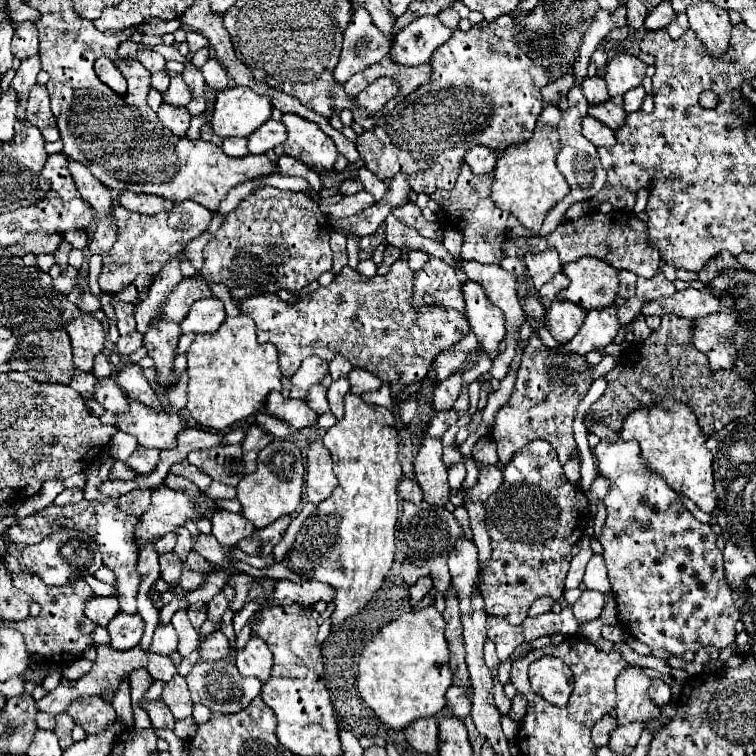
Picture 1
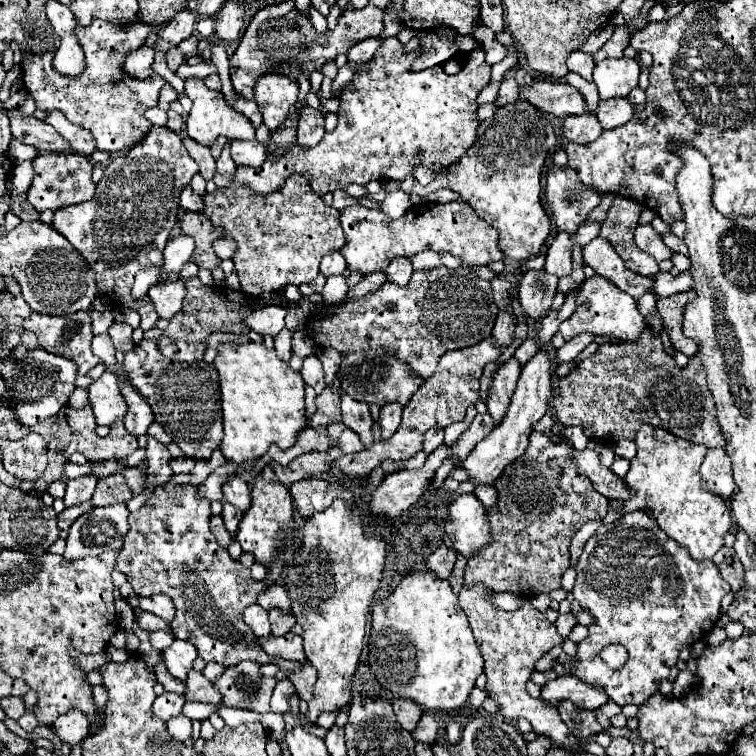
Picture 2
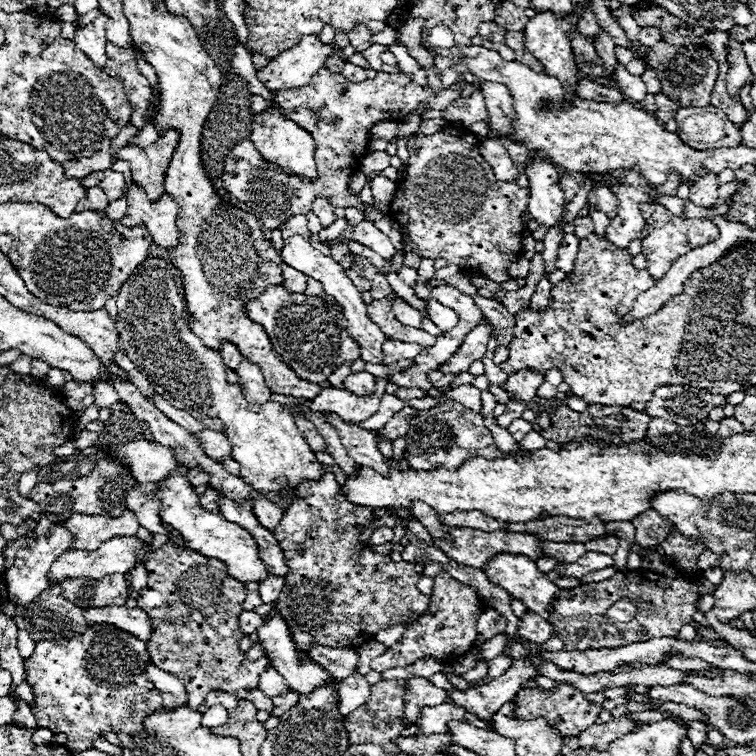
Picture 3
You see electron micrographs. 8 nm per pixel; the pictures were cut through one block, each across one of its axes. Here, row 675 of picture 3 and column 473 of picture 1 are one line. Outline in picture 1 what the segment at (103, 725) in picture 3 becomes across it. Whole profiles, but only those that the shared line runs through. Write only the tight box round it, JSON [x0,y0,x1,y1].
[356,14,554,194]

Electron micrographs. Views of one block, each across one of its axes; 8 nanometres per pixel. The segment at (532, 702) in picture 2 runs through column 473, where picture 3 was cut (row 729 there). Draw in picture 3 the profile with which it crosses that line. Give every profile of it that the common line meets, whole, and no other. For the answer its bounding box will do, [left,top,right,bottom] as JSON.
[578,716,634,748]

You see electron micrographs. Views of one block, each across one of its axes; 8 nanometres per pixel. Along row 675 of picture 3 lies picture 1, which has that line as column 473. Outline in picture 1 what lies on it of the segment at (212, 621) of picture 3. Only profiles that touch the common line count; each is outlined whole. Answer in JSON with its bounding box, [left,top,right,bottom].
[430,162,510,264]

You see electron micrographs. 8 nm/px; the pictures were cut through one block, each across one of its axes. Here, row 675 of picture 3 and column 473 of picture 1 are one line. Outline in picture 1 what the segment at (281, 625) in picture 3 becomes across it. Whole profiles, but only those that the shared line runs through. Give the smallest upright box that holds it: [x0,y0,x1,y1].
[462,280,504,360]

